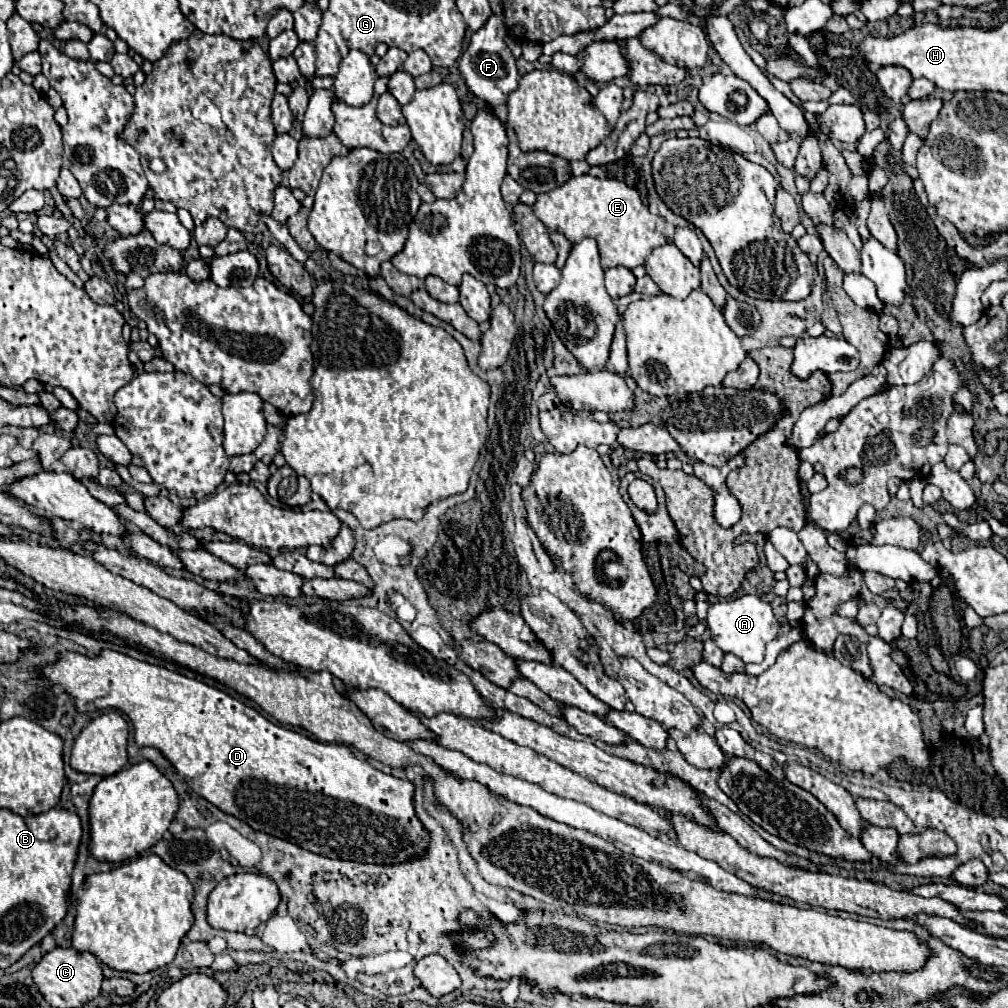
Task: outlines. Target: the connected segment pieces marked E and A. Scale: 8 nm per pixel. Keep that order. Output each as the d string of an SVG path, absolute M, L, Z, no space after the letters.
M591 175L571 177L553 191L537 193L537 201L531 209L549 231L563 233L571 243L593 237L599 245L603 269L617 265L635 269L637 265L645 263L645 257L655 247L665 245L665 221L659 215L651 215L641 203L639 193L617 179L597 179Z
M741 595L737 599L721 599L709 607L707 627L713 641L723 653L737 655L743 663L761 663L765 655L765 645L773 641L779 633L779 623L771 611L771 605L761 601L757 595Z

